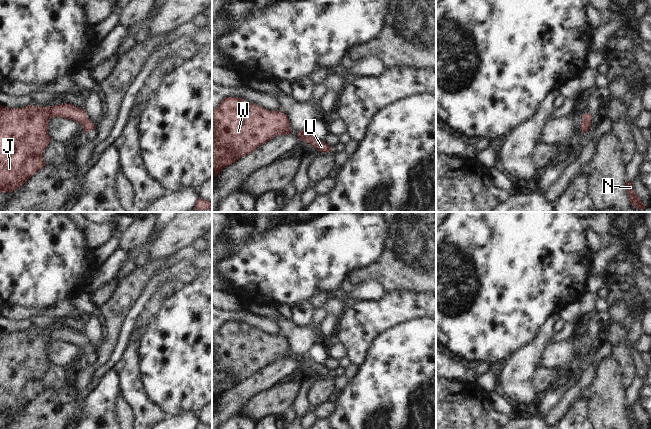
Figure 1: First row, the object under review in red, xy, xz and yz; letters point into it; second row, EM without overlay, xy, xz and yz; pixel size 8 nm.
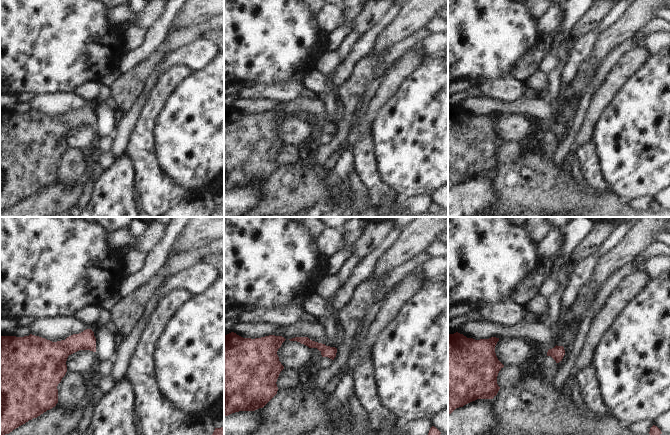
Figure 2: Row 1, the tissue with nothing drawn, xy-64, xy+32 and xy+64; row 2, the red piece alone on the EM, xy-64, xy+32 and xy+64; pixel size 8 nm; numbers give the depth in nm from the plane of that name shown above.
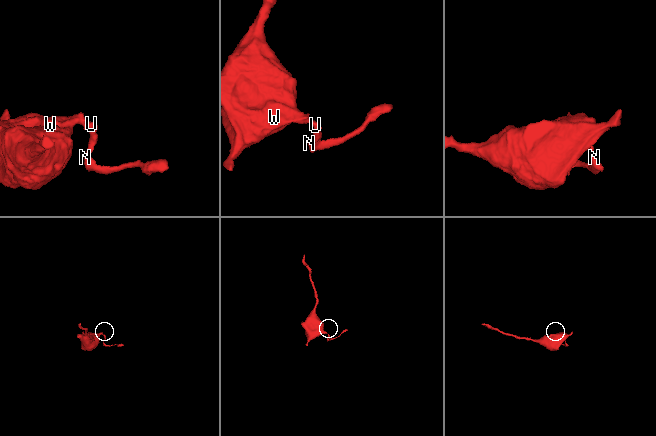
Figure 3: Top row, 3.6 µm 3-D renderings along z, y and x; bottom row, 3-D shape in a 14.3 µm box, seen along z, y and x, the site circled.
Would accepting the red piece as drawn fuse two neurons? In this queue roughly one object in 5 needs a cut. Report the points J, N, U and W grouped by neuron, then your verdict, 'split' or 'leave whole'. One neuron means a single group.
J N U W; leave whole

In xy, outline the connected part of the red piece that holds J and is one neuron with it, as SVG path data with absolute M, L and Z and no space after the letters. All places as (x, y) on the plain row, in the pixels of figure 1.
M64 327L49 331L28 329L13 333L0 329L0 416L16 415L45 389L42 378L51 364L48 347L51 341L56 340L81 347L85 356L97 352L88 343L84 334L72 328Z

